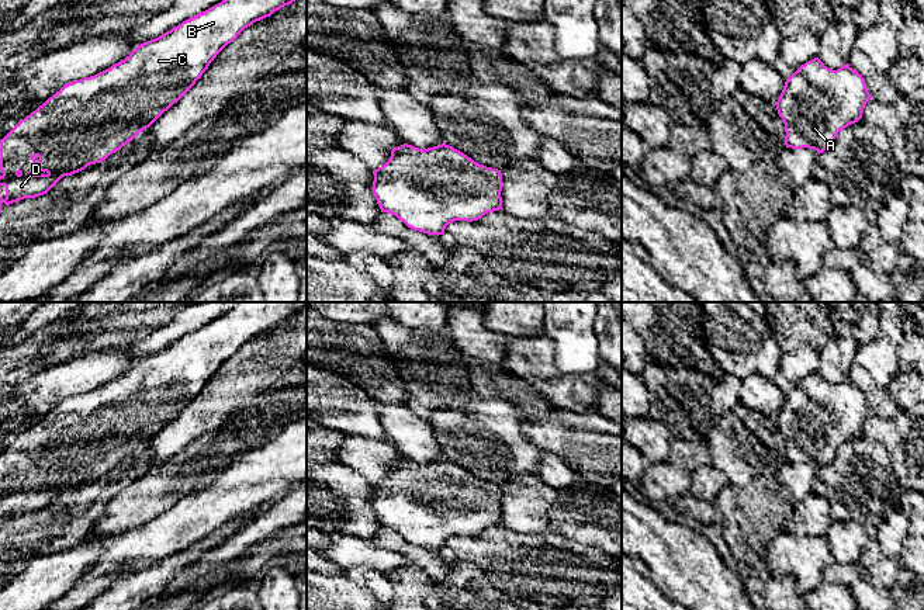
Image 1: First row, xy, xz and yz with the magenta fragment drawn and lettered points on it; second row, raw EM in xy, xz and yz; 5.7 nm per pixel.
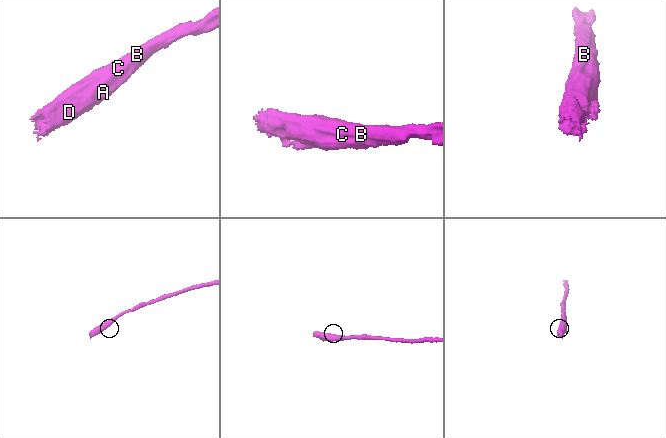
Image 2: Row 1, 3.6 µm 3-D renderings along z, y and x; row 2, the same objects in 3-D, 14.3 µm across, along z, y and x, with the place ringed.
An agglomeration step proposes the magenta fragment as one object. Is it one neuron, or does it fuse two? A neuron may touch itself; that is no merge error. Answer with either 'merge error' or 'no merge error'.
no merge error

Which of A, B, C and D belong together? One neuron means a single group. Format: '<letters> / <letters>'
A B C D

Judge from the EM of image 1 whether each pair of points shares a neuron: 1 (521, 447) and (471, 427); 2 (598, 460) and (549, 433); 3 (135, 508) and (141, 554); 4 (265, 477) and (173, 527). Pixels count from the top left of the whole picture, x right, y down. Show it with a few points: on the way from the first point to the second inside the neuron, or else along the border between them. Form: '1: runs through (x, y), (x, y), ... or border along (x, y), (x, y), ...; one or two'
1: runs through (508, 439), (497, 427), (484, 427); one
2: runs through (585, 460), (575, 457), (560, 446); one
3: border along (166, 509), (111, 539); two
4: runs through (242, 487), (221, 502), (196, 515); one

